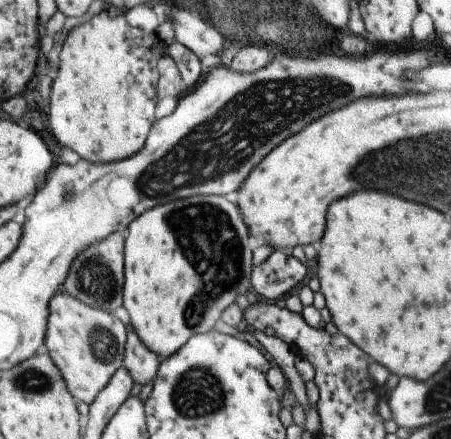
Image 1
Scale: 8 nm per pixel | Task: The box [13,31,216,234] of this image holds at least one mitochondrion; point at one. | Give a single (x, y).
(71, 194)

